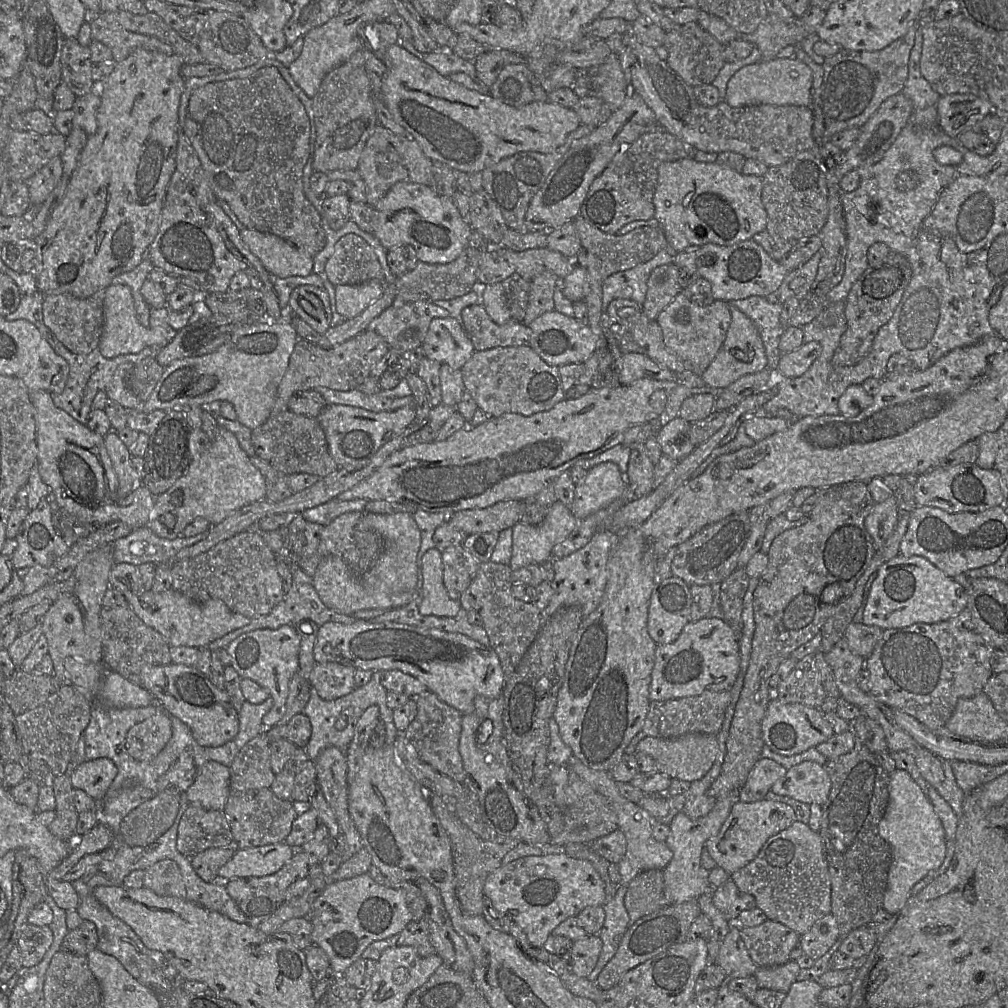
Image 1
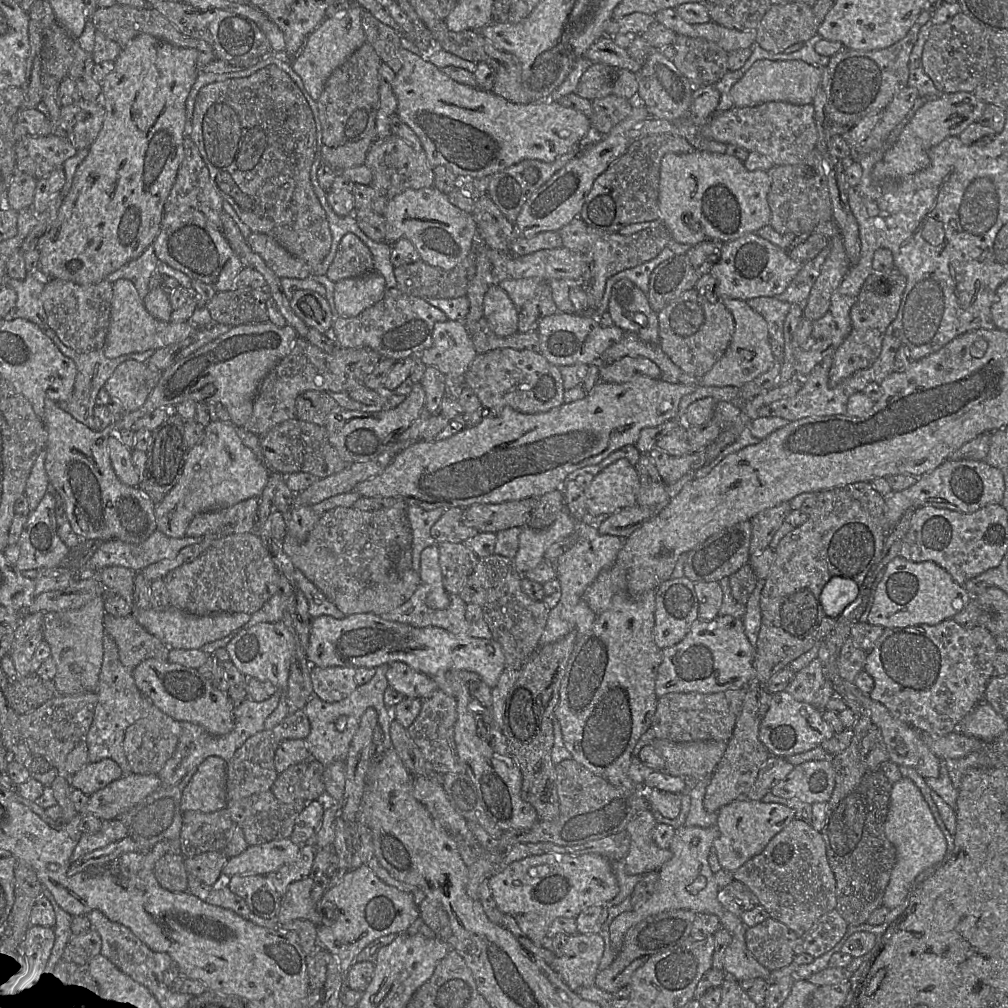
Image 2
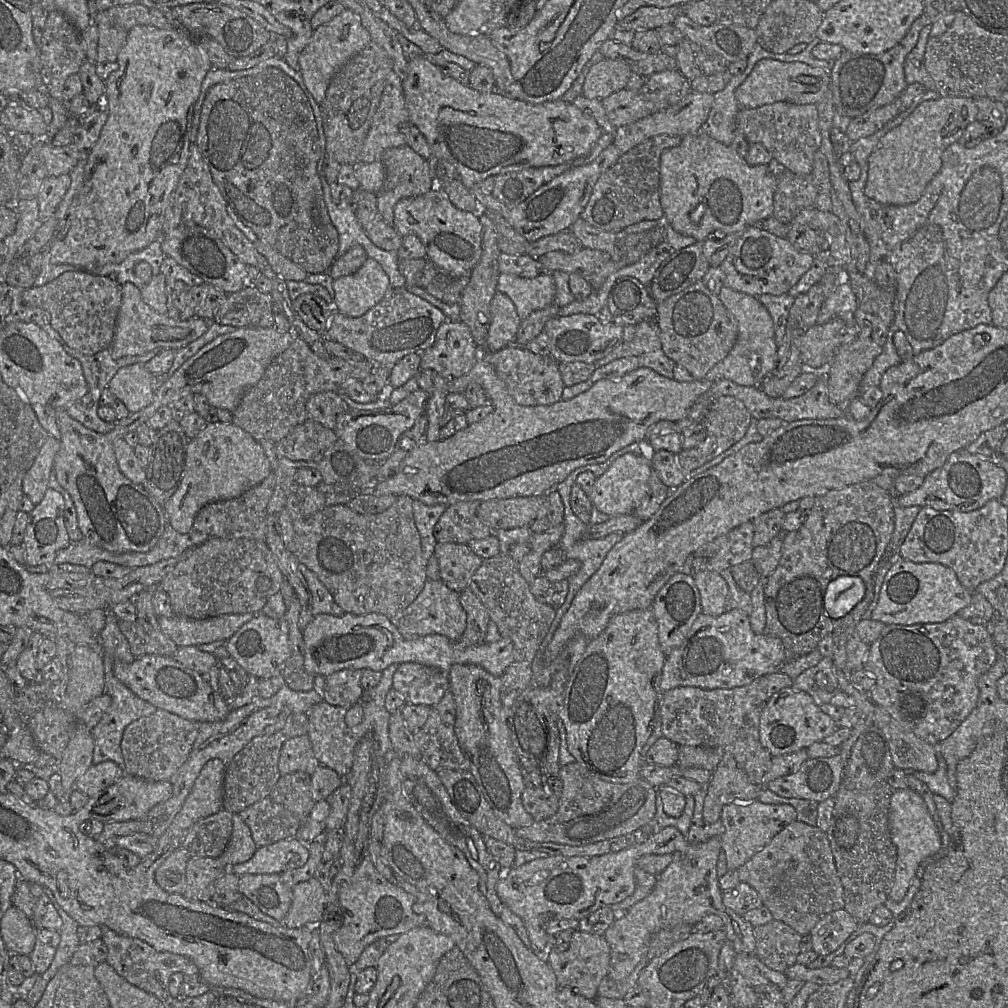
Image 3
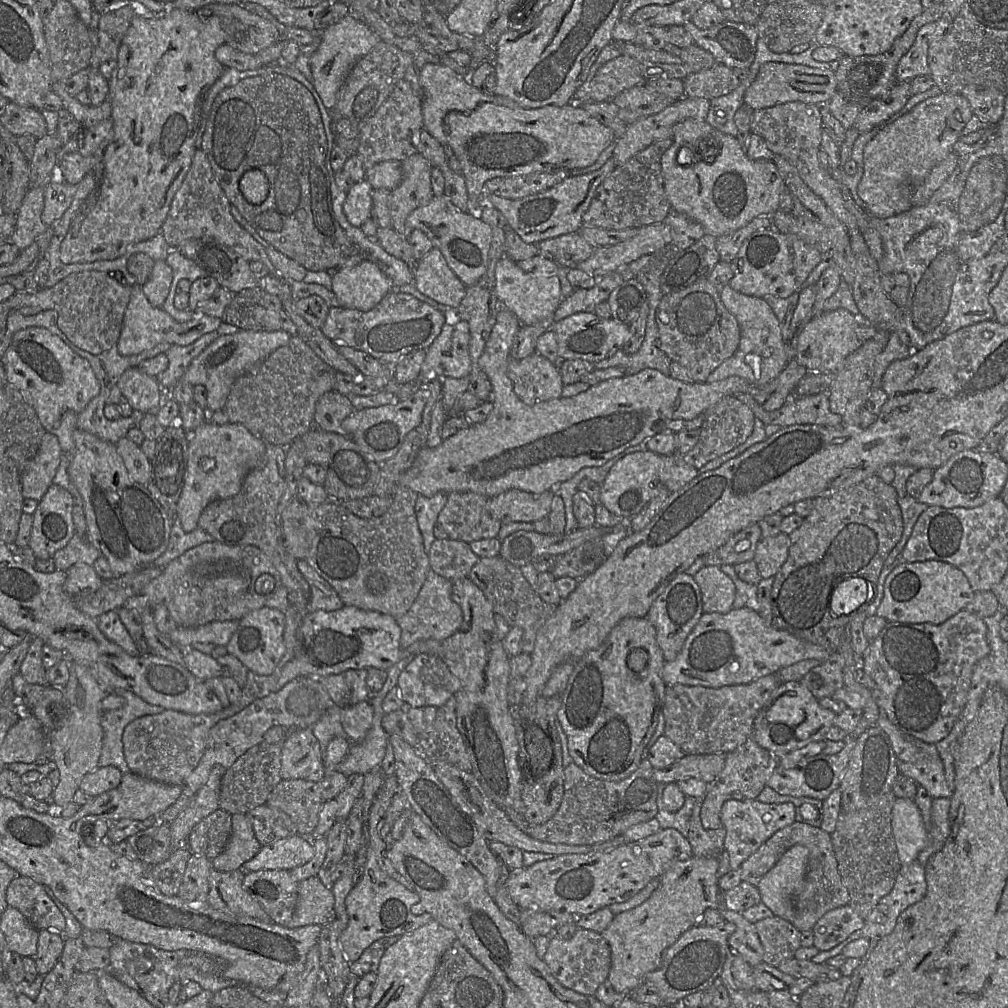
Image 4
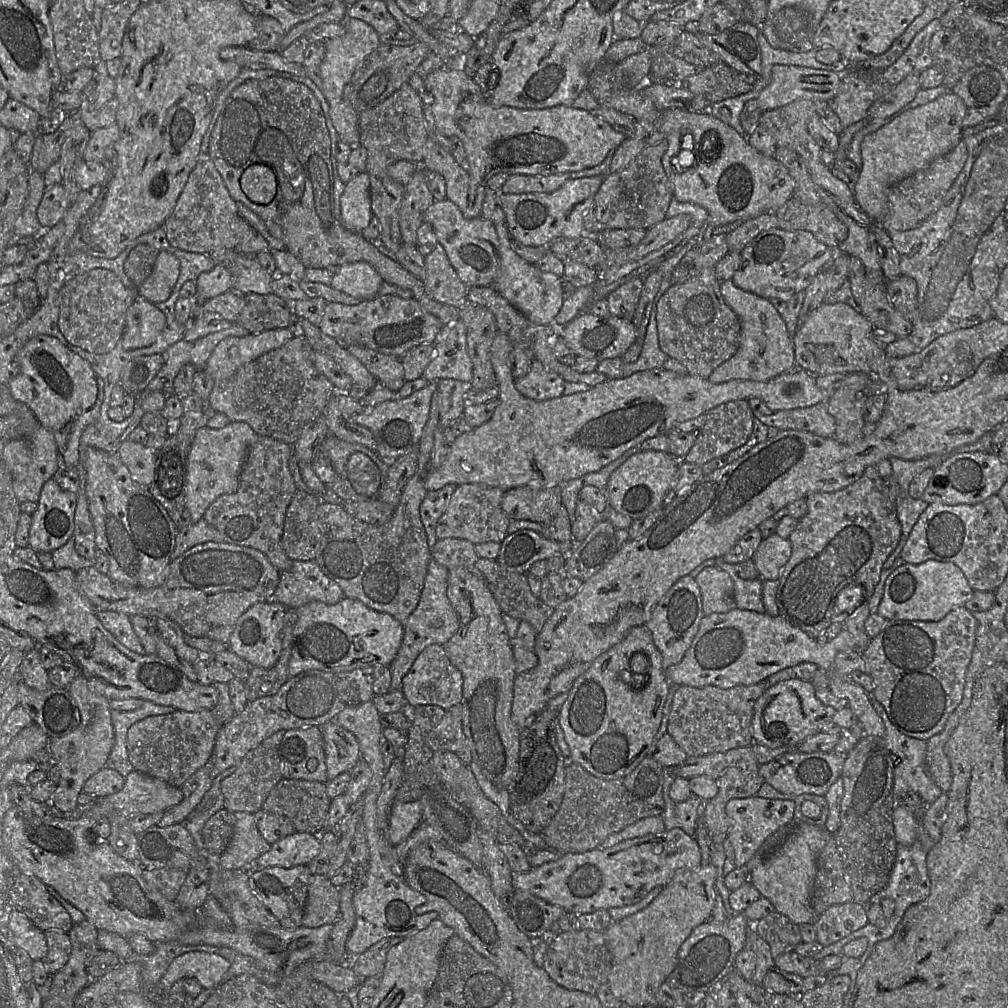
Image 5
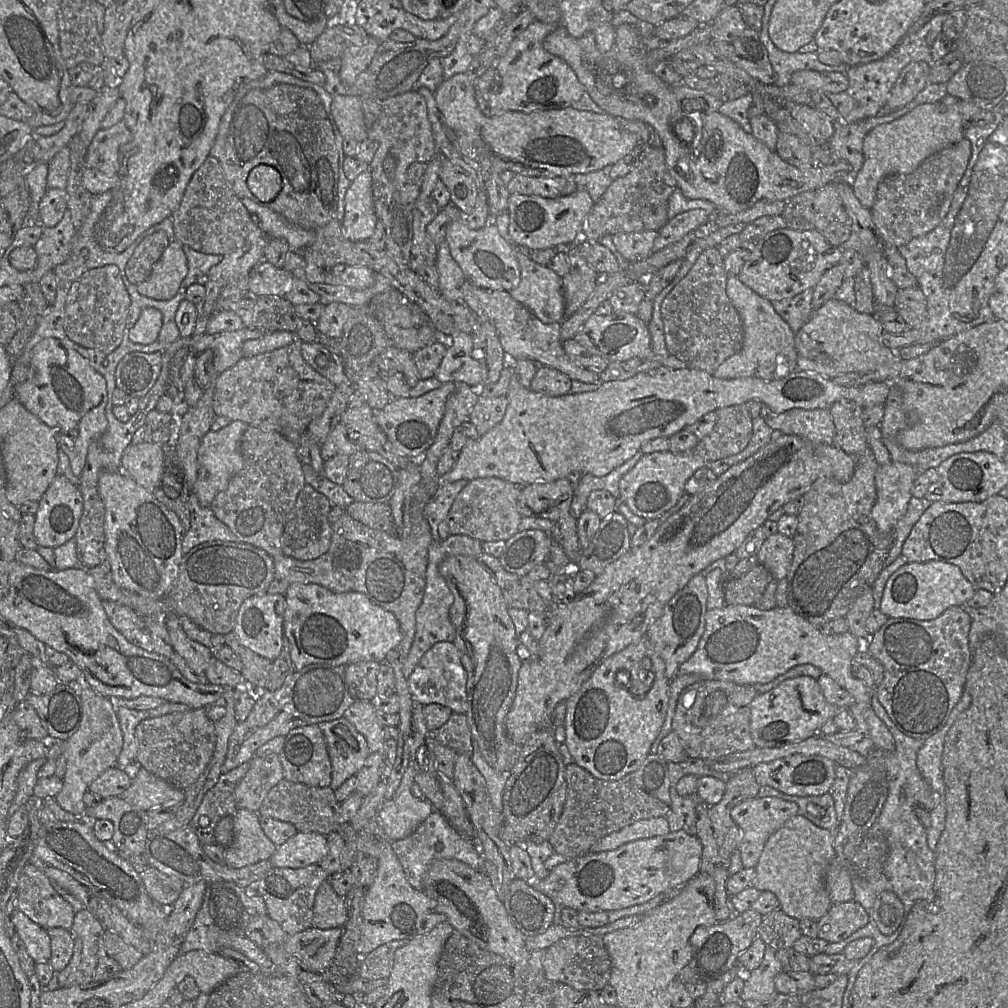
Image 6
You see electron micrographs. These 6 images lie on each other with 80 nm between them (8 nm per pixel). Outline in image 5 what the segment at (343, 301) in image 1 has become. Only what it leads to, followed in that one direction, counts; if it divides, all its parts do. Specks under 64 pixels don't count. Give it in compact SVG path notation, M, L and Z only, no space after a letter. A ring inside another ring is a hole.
M360 261L341 265L332 276L331 287L366 301L378 296L383 282L383 278L370 264Z

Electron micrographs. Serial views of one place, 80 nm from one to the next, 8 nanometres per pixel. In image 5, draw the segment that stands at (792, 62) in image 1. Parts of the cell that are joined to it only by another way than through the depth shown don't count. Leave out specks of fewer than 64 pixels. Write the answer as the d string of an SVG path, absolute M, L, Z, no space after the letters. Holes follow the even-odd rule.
M776 64L772 67L770 83L756 98L762 111L769 111L798 100L829 100L838 94L842 75L808 67Z

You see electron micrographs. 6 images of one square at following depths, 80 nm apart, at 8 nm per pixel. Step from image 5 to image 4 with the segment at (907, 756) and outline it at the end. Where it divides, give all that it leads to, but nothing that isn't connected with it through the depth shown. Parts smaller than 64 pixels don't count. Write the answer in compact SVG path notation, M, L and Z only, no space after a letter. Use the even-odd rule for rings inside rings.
M919 739L913 741L918 748L917 758L911 762L897 759L898 773L924 787L932 799L950 799L952 791L945 780L943 762L935 744L925 743Z

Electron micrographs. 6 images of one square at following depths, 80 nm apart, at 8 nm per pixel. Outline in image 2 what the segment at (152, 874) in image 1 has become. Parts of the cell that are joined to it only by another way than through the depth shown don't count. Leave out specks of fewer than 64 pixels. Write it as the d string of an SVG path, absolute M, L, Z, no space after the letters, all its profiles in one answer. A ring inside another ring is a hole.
M168 853L157 861L154 868L155 878L161 887L170 892L186 892L188 874L181 853Z

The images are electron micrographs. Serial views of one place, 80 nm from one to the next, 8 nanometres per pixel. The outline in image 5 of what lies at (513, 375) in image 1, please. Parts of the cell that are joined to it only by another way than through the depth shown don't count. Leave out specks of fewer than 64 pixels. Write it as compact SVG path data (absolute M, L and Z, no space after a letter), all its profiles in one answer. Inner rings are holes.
M534 359L528 373L514 383L523 396L534 400L548 400L563 395L566 381Z

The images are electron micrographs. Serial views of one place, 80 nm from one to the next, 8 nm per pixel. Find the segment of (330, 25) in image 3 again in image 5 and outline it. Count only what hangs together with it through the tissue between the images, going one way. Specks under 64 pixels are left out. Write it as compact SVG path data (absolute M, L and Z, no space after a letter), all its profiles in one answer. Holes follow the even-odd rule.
M347 17L343 24L345 33L325 43L325 54L320 65L320 89L329 104L336 104L343 99L345 87L358 65L383 42L382 37L370 25L359 19Z

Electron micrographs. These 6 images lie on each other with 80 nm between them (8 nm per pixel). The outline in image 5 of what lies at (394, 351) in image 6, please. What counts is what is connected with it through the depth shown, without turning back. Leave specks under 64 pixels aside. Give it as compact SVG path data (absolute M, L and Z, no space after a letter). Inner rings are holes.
M348 346L346 350L367 368L378 384L395 393L404 386L406 381L401 358L362 346Z

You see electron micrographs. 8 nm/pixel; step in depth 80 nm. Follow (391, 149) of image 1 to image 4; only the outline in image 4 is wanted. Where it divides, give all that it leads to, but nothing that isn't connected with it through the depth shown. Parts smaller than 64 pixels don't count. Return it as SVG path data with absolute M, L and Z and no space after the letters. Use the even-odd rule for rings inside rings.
M420 153L402 161L402 179L391 191L389 210L393 229L406 237L412 230L406 225L409 214L429 203L434 196L430 180L431 169L429 161Z

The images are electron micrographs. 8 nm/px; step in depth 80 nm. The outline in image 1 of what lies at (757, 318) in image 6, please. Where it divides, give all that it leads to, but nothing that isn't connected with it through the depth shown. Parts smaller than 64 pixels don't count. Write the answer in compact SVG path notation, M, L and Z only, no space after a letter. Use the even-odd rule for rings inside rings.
M732 302L729 303L732 320L726 339L715 359L703 374L700 375L705 386L713 388L725 389L743 376L754 374L768 368L765 348L755 324L734 306Z

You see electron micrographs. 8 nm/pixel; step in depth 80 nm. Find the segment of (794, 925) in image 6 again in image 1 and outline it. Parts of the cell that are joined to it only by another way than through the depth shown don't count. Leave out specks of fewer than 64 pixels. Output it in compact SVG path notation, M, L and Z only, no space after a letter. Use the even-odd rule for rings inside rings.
M767 919L754 927L742 927L741 937L758 967L774 967L787 963L800 937L782 923Z

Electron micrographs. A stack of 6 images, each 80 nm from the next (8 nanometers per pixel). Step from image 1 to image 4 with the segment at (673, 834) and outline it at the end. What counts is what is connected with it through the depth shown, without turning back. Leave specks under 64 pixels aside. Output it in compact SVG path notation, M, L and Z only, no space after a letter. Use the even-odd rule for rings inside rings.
M693 855L687 860L675 863L659 878L659 887L645 902L614 916L611 924L600 933L610 947L611 968L607 980L616 992L631 993L644 983L646 976L660 966L665 950L673 945L683 933L697 925L707 909L718 909L726 922L735 925L735 931L729 937L728 944L736 955L741 956L751 967L763 962L764 950L755 925L745 919L741 913L729 910L721 903L718 868L718 857L697 857Z

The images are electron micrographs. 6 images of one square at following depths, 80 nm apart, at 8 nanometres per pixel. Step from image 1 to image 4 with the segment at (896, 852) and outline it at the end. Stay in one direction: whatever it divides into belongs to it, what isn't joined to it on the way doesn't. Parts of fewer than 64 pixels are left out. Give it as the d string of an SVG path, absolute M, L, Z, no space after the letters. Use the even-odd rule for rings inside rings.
M909 798L895 799L892 807L891 826L900 865L905 866L917 860L919 853L928 846L929 836L914 800Z

